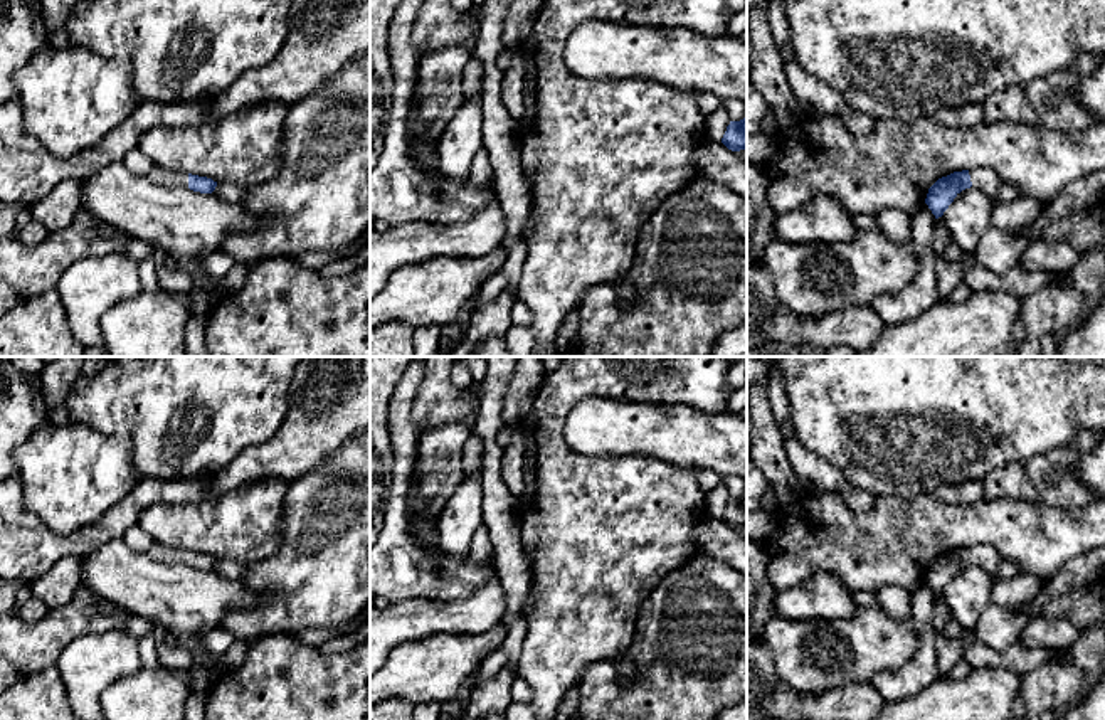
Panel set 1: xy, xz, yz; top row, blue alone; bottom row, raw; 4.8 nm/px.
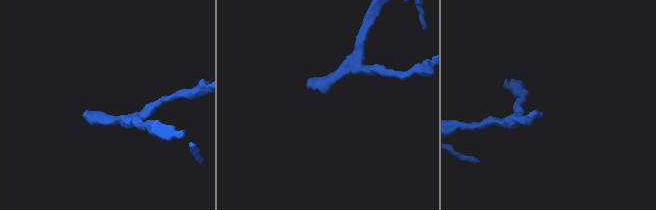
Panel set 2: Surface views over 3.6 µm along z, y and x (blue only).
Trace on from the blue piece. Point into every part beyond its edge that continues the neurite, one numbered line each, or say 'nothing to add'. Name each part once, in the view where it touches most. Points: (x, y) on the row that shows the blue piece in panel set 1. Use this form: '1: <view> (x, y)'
1: xy (162, 177)

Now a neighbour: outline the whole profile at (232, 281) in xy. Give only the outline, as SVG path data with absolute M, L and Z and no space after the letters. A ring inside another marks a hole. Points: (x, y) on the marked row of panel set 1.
M235 262L229 273L220 279L220 294L237 293L244 288L247 267Z

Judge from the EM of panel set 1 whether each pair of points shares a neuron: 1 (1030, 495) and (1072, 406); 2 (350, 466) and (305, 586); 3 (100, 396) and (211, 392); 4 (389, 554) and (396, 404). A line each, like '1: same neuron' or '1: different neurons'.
1: different neurons
2: same neuron
3: same neuron
4: same neuron

